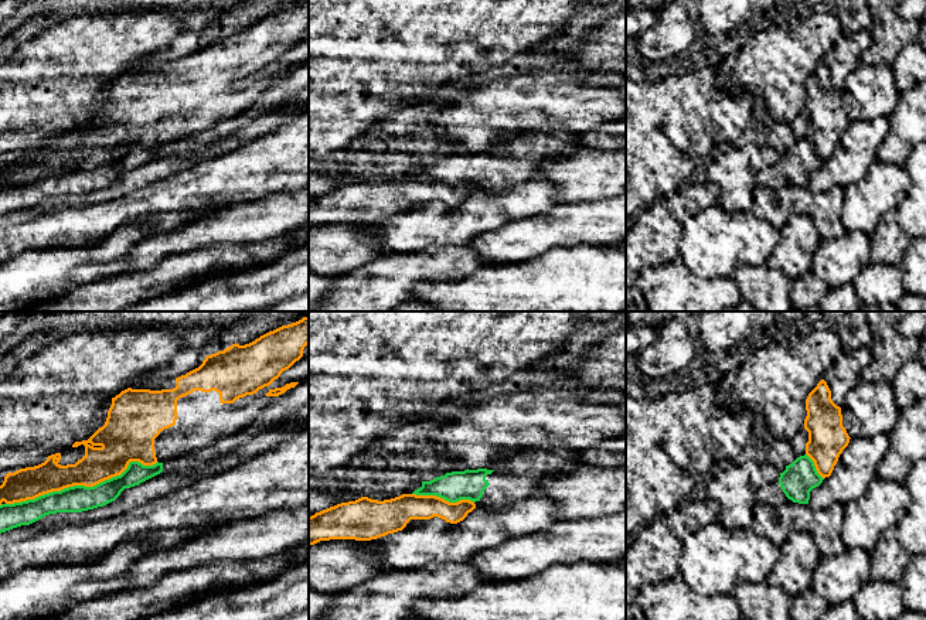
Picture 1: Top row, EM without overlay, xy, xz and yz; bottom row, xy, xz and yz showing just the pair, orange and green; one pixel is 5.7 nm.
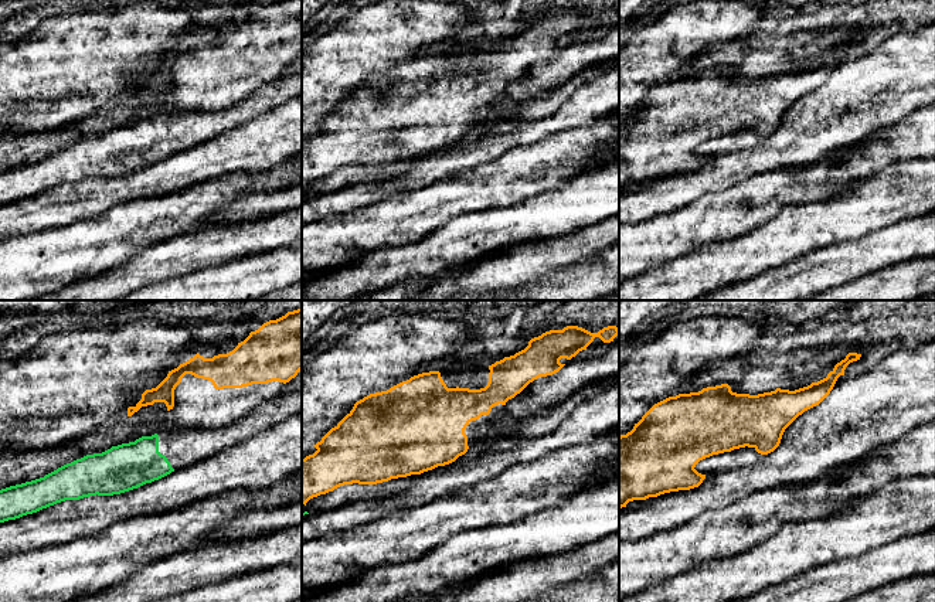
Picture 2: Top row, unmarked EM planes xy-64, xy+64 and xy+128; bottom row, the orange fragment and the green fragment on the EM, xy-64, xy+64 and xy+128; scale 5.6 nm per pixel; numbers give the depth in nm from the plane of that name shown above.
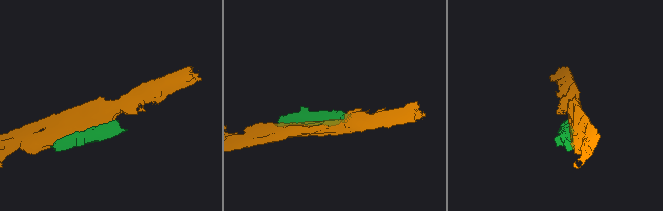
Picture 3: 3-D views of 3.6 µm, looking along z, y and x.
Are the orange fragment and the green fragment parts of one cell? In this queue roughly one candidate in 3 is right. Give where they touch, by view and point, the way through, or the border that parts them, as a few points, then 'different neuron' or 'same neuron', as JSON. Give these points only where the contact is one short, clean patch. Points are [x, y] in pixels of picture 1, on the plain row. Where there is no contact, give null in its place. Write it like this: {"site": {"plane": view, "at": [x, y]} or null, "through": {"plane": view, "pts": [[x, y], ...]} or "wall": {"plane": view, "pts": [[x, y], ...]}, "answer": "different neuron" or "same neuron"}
{"site": {"plane": "xy", "at": [82, 167]}, "wall": {"plane": "xy", "pts": [[157, 145], [130, 145], [92, 169], [6, 187]]}, "answer": "different neuron"}

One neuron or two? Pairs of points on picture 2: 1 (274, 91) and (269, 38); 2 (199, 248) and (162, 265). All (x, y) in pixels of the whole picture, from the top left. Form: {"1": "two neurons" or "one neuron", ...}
{"1": "two neurons", "2": "one neuron"}

